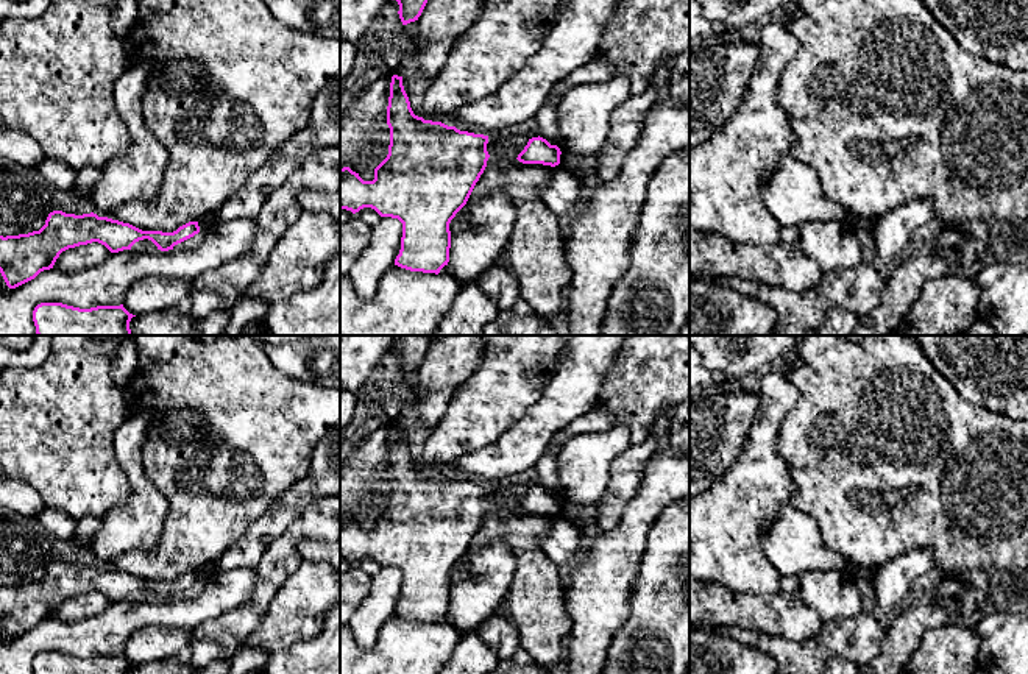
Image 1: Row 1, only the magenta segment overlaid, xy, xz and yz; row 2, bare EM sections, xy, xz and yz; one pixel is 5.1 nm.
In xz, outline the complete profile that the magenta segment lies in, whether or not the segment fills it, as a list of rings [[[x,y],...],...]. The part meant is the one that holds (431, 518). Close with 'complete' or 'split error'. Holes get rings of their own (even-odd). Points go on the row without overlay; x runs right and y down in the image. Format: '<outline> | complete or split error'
[[[398,424],[390,432],[387,474],[388,504],[373,530],[340,518],[340,559],[371,557],[398,568],[402,587],[395,615],[438,624],[449,612],[449,573],[487,516],[488,485],[415,465]]] | complete

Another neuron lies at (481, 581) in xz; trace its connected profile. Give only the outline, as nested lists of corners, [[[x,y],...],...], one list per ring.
[[[502,541],[490,543],[476,554],[466,552],[451,580],[448,615],[459,630],[474,630],[501,605],[513,580],[516,560]]]

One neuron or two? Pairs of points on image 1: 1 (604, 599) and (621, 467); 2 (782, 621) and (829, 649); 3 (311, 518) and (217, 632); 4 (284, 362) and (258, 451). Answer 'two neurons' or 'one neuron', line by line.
1: two neurons
2: two neurons
3: one neuron
4: two neurons

